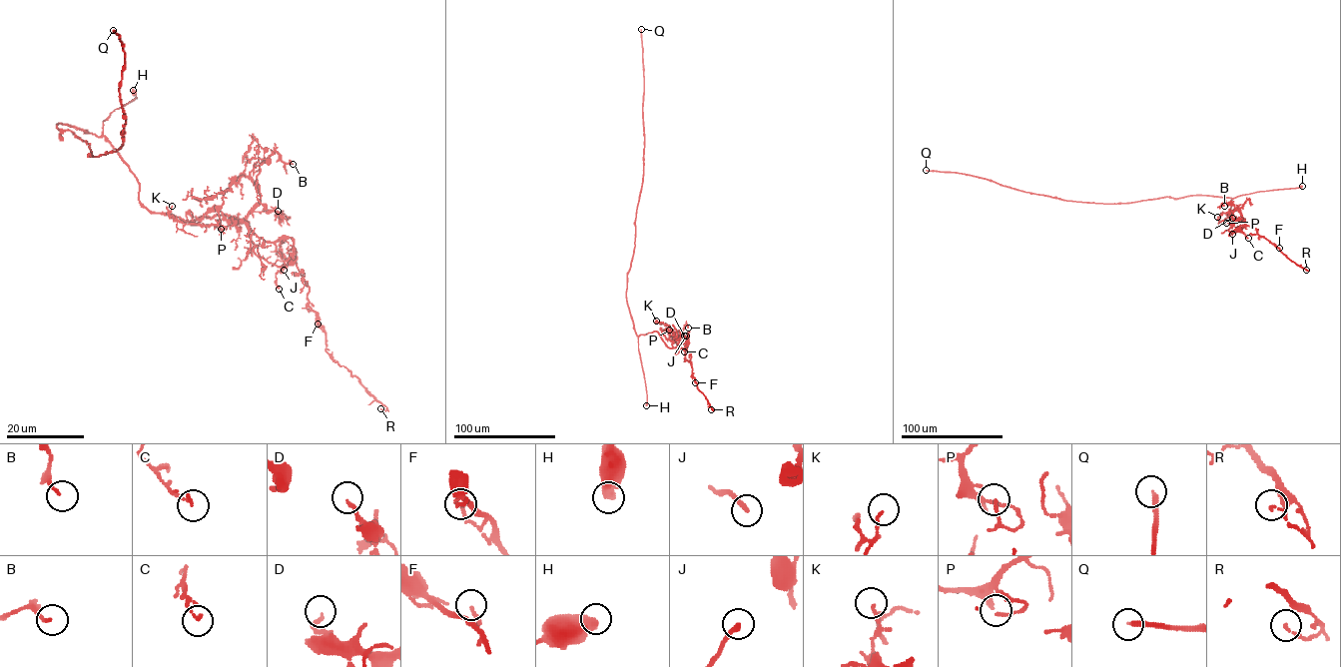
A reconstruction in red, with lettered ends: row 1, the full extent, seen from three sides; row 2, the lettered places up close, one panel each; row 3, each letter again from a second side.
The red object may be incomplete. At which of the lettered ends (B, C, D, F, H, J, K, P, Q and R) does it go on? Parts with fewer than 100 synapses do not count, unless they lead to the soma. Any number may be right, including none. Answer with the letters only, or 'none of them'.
J, Q

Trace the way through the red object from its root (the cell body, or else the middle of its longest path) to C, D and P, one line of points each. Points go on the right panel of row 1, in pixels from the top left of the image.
C: (1159, 198), (1204, 195), (1233, 198), (1227, 219), (1245, 219), (1245, 226), (1236, 229), (1248, 238)
D: (1159, 198), (1196, 195), (1231, 198), (1227, 219), (1245, 220), (1232, 218)
P: (1159, 198), (1204, 195), (1233, 198), (1227, 219), (1245, 220), (1237, 209), (1226, 223)

